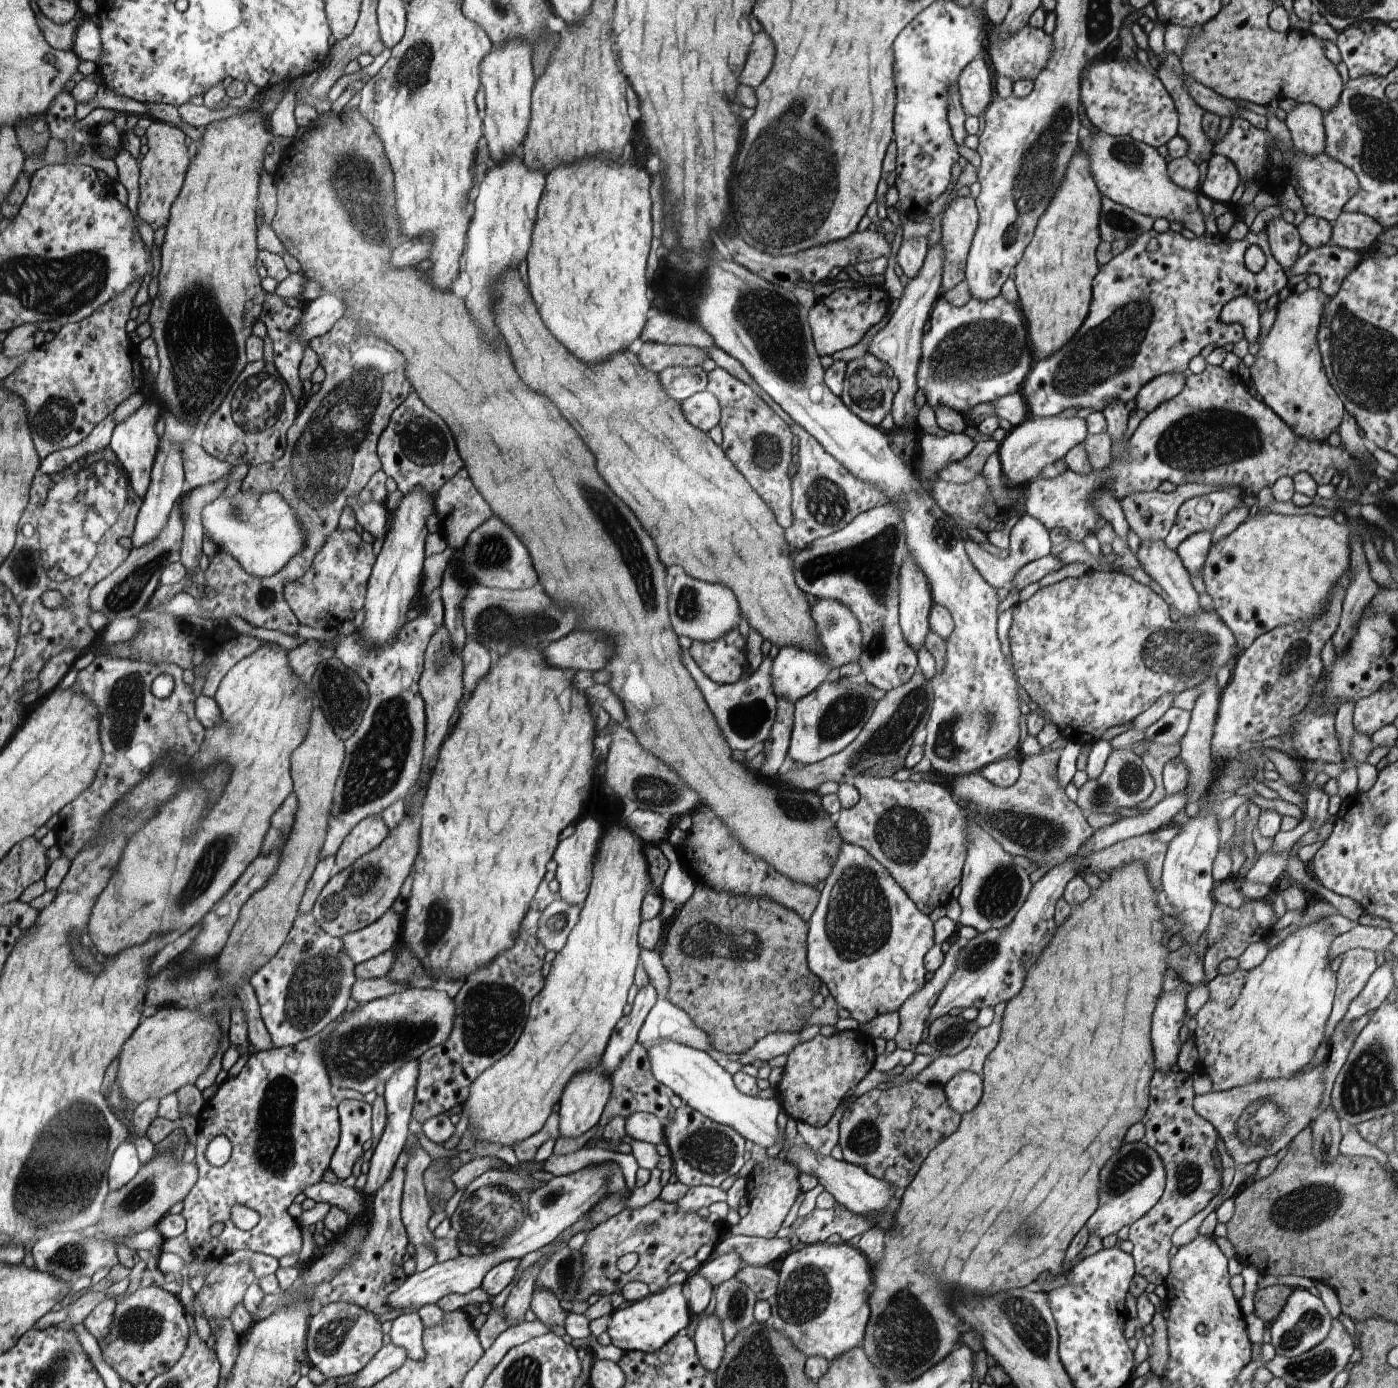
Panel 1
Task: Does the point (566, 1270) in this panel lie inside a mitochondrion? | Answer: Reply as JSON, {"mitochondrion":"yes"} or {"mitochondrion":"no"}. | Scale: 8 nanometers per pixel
{"mitochondrion":"yes"}

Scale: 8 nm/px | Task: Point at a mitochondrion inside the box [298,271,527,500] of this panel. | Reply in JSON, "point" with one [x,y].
{"point":[430,438]}

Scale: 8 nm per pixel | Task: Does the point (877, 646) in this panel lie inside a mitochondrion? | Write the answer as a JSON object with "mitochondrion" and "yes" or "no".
{"mitochondrion":"yes"}

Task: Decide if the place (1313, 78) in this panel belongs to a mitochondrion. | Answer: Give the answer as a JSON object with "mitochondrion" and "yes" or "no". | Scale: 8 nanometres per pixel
{"mitochondrion":"no"}

